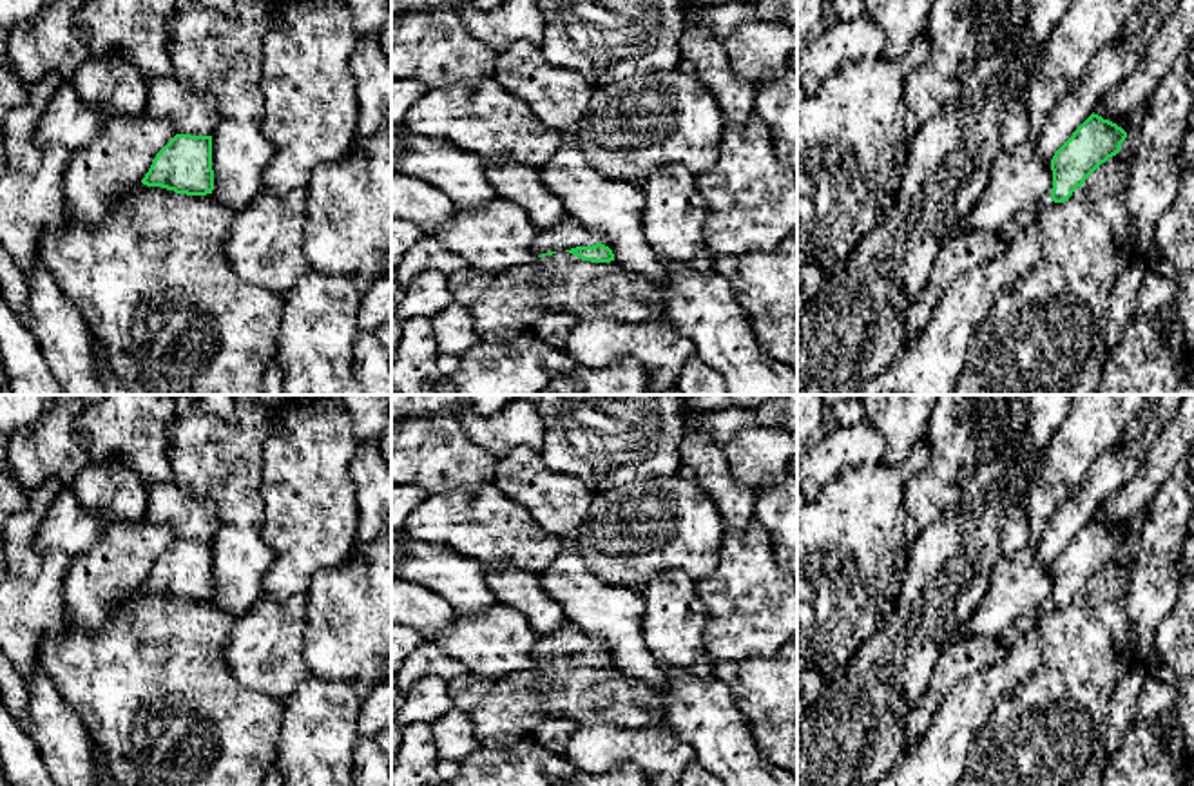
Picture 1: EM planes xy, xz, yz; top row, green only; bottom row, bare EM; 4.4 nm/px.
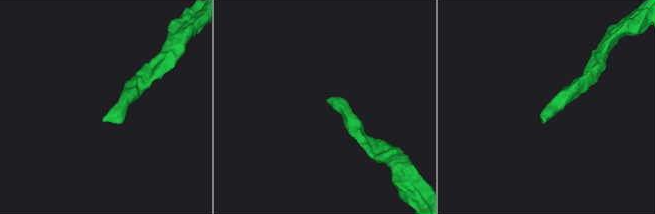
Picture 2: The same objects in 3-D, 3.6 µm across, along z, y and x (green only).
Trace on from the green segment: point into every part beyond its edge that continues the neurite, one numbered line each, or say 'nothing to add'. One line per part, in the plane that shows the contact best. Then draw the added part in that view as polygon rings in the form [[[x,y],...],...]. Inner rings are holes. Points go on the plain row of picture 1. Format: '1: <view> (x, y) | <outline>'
1: xz (571, 640) | [[[576,625],[554,630],[549,636],[540,636],[533,647],[533,657],[536,661],[549,657],[565,657],[576,652],[592,652],[598,647],[587,637],[587,634]]]

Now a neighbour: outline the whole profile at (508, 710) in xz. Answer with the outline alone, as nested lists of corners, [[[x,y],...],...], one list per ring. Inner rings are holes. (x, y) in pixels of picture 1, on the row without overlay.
[[[569,657],[536,663],[527,672],[515,672],[496,681],[467,672],[449,681],[448,692],[455,708],[464,710],[471,719],[480,746],[489,750],[506,750],[529,739],[547,719],[641,728],[663,717],[663,694],[647,683],[621,674],[616,666],[591,668]]]

